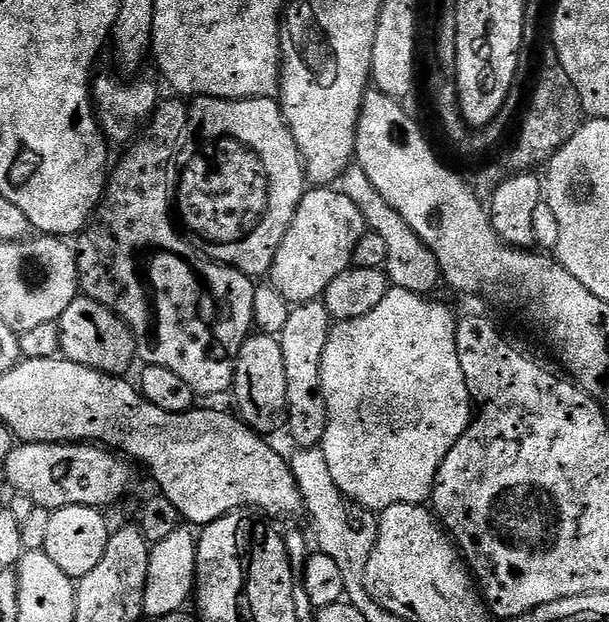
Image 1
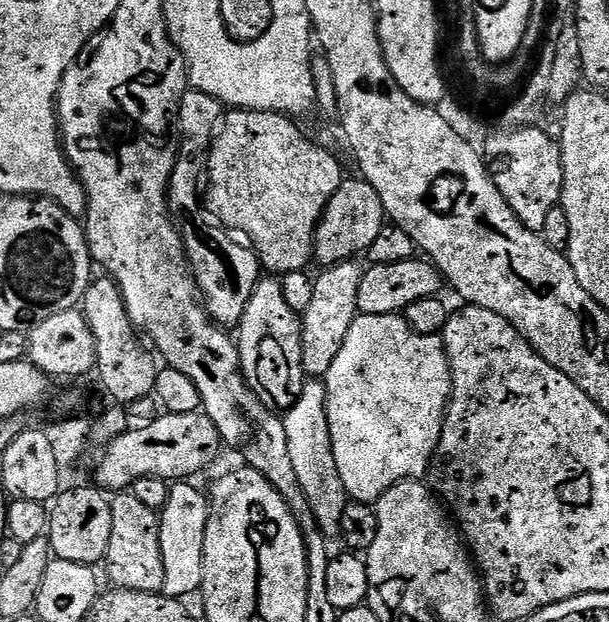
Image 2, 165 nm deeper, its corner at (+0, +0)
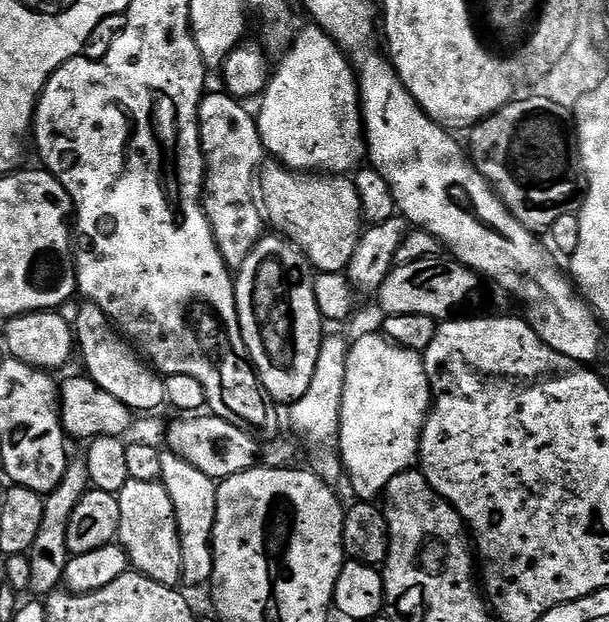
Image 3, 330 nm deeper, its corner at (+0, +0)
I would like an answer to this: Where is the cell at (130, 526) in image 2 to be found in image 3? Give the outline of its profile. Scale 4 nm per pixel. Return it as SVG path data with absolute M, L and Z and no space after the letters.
M128 479L116 501L120 511L116 540L128 556L129 565L154 582L175 585L175 580L181 579L180 531L176 528L176 515L164 485Z

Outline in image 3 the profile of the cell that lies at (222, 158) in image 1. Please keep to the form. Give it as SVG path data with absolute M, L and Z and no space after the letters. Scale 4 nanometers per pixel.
M283 166L272 167L276 168L265 167L263 169L262 175L259 177L258 180L259 195L264 195L264 200L262 199L262 212L263 215L266 217L267 223L271 225L271 227L273 224L273 226L276 227L273 229L275 229L275 231L279 233L279 235L283 236L284 239L291 240L292 243L296 245L299 255L301 257L304 255L305 258L308 259L314 267L316 267L315 271L317 273L343 273L345 269L347 269L350 258L352 257L352 255L354 254L354 250L356 249L356 243L360 240L362 235L362 209L360 207L360 194L356 189L355 183L353 183L351 179L341 178L339 175L336 174L309 174L307 172L297 172L293 169Z

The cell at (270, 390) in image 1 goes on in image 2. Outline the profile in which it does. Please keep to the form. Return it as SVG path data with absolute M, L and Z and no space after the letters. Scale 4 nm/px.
M262 278L254 286L250 294L250 302L246 302L246 310L238 325L238 347L240 349L240 369L244 372L244 380L250 390L266 407L283 414L298 402L306 383L302 366L302 330L301 317L287 305L283 297L283 286L276 278Z

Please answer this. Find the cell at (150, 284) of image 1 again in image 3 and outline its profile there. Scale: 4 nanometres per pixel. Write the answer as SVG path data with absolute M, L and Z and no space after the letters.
M209 91L200 100L198 110L198 123L200 124L200 145L204 151L204 187L202 189L202 203L204 213L212 233L216 236L216 245L229 269L239 270L246 262L246 258L254 250L254 246L262 239L266 232L266 220L262 215L259 203L251 204L246 197L255 193L258 188L258 168L256 164L263 165L266 160L264 143L260 137L260 131L256 125L256 117L250 111L243 108L237 97L228 95L227 91Z

